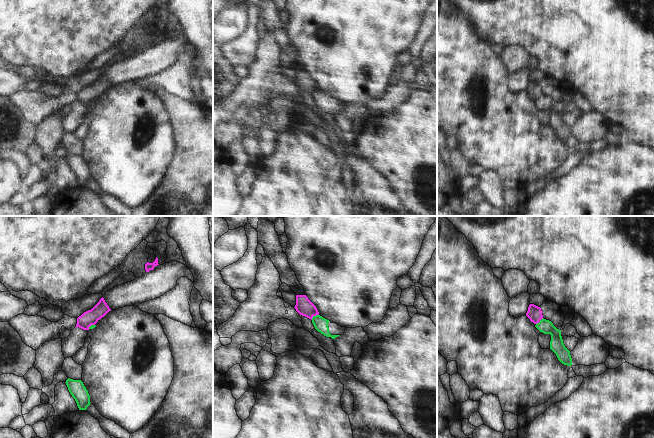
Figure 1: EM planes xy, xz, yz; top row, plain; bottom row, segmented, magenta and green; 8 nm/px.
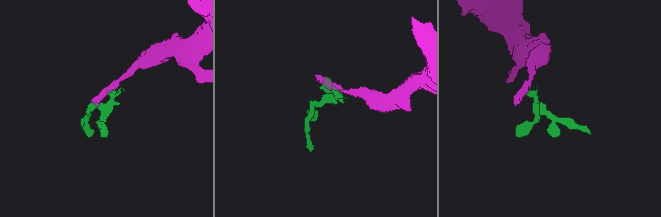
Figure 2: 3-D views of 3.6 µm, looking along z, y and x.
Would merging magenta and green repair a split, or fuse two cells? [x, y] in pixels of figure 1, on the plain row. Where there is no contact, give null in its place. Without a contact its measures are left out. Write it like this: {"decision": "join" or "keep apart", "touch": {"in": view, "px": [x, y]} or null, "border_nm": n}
{"decision": "keep apart", "touch": {"in": "xz", "px": [314, 91]}, "border_nm": 80}

